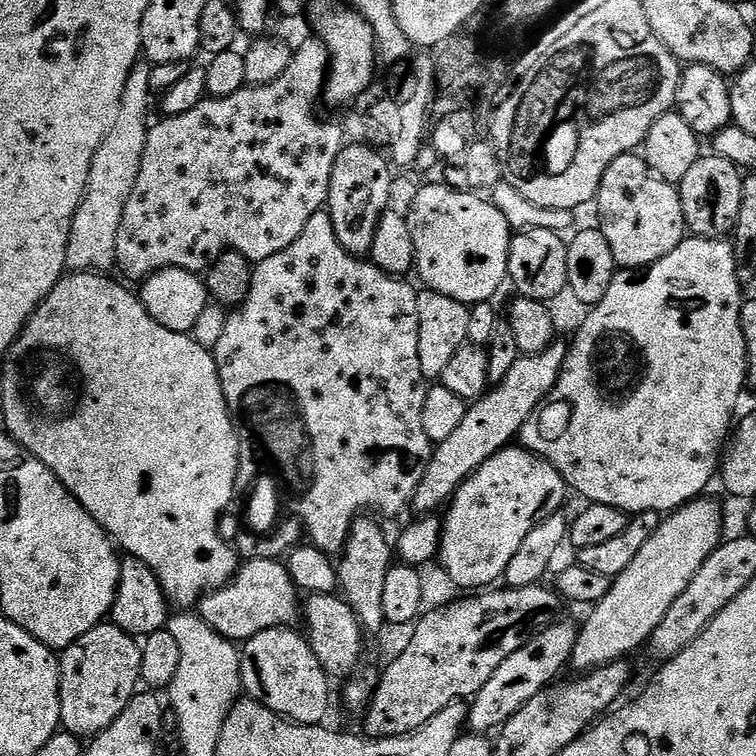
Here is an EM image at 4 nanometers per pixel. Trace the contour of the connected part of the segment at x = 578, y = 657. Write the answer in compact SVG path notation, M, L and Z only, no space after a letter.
M708 499L690 500L675 512L665 515L660 521L658 530L654 530L654 534L646 538L642 550L634 554L630 566L626 566L626 570L622 570L622 574L618 574L612 580L612 588L606 594L606 598L591 605L589 612L592 613L584 625L582 623L579 625L576 645L572 651L570 664L573 669L577 668L577 673L587 674L593 668L613 664L616 660L624 660L627 652L632 652L643 644L645 647L651 641L654 630L662 622L662 618L666 618L666 610L670 610L674 598L678 598L678 594L682 594L682 590L690 586L690 578L698 574L702 562L706 562L706 558L710 558L710 554L714 554L714 550L722 543L722 537L725 535L724 512L720 509L718 501Z

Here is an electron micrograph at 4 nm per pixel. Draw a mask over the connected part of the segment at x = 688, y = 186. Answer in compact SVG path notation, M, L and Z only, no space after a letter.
M715 154L701 155L694 166L690 166L686 178L680 180L678 187L684 223L692 236L719 240L735 229L738 206L742 206L742 172L736 165Z

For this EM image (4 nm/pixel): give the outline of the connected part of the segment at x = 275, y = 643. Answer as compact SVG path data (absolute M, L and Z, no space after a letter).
M291 627L267 628L243 641L240 648L240 687L249 700L258 700L277 716L293 724L320 726L328 716L330 677L307 639Z

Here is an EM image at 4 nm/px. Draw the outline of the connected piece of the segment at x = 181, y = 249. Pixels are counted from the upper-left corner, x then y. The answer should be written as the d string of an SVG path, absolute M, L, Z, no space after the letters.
M309 38L295 45L290 66L282 70L278 78L269 84L253 84L240 88L226 98L206 98L194 106L194 110L186 110L186 114L164 116L148 129L146 150L142 154L142 166L138 170L138 182L134 182L134 190L126 202L126 210L122 210L122 226L118 226L118 246L116 247L116 268L129 276L129 281L143 282L163 268L181 268L197 274L207 273L212 264L226 251L241 252L250 262L259 262L278 254L278 250L286 250L290 242L294 242L306 230L306 222L314 218L314 214L327 205L330 190L330 174L334 168L334 158L344 149L342 128L339 123L331 124L328 120L320 120L316 113L316 103L321 103L324 95L326 75L328 73L328 51L320 40Z

